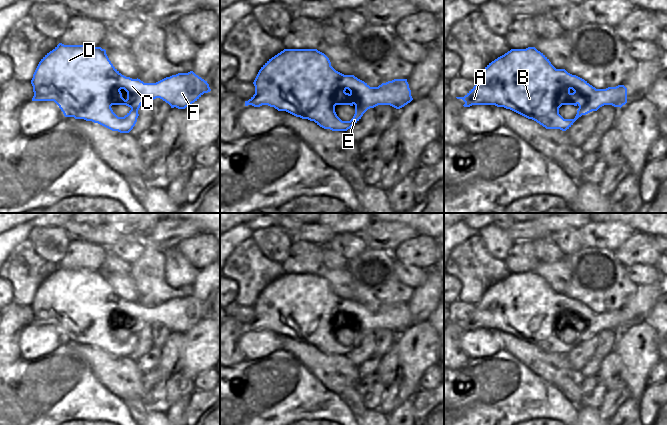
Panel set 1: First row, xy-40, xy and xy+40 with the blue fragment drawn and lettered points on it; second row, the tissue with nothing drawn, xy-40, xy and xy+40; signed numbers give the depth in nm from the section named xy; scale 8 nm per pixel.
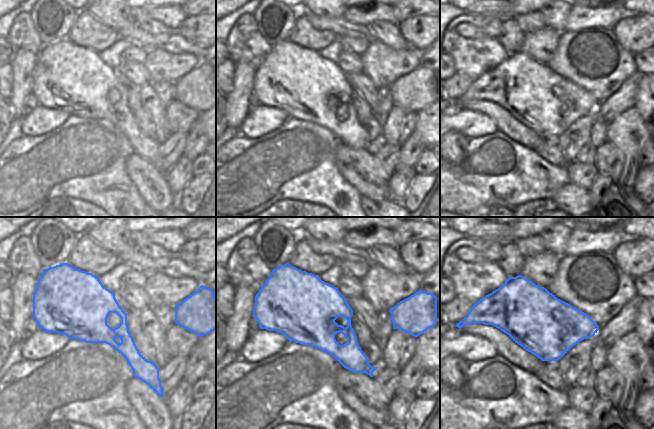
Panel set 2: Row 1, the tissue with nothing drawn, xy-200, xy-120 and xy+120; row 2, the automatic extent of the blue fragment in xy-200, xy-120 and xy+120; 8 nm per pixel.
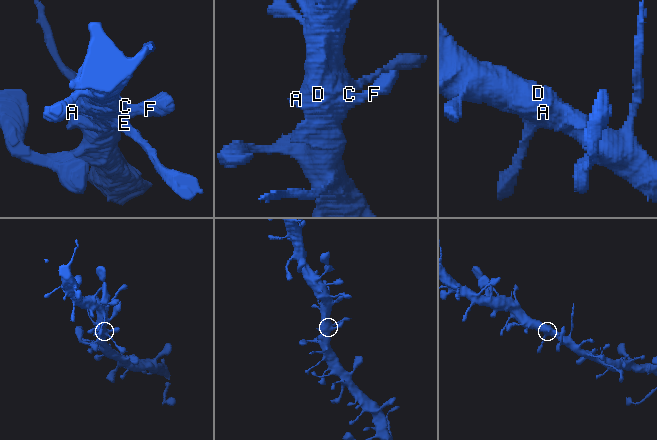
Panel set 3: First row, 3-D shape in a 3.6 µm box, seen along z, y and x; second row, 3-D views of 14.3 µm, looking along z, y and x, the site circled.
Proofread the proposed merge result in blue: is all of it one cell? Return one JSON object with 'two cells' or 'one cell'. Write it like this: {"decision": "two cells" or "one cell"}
{"decision": "one cell"}

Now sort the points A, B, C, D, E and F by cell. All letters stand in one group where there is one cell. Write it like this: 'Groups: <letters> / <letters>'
Groups: A B C D E F

